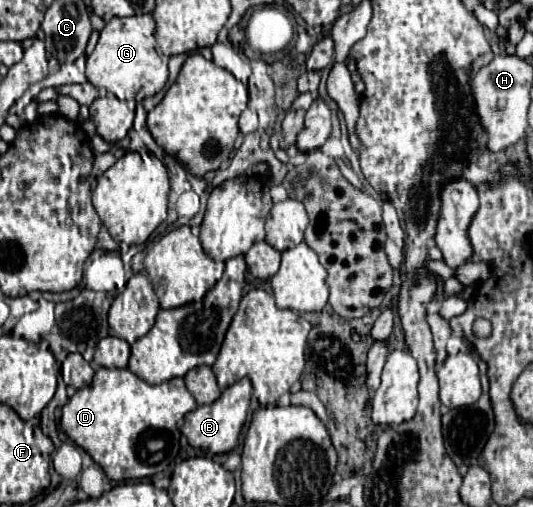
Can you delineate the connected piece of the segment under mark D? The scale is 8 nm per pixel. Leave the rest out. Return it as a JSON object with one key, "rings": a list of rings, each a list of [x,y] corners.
{"rings":[[[99,368],[93,376],[93,382],[85,388],[79,388],[63,406],[61,428],[77,446],[81,446],[105,470],[109,480],[115,482],[139,480],[163,472],[169,466],[169,462],[177,456],[181,438],[177,422],[195,408],[197,402],[187,390],[183,378],[171,378],[163,384],[151,386],[141,378],[137,378],[133,372],[129,372],[127,368]]]}

